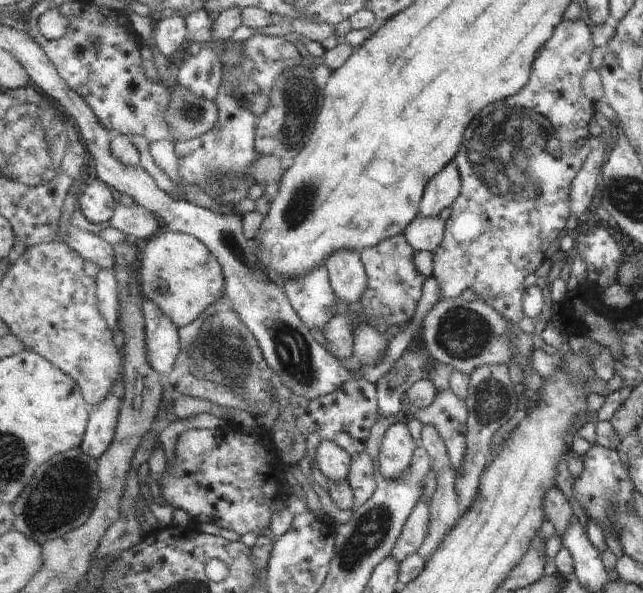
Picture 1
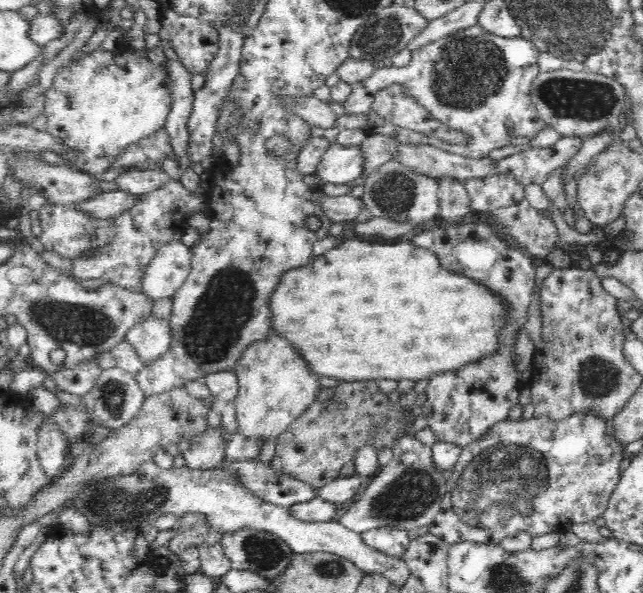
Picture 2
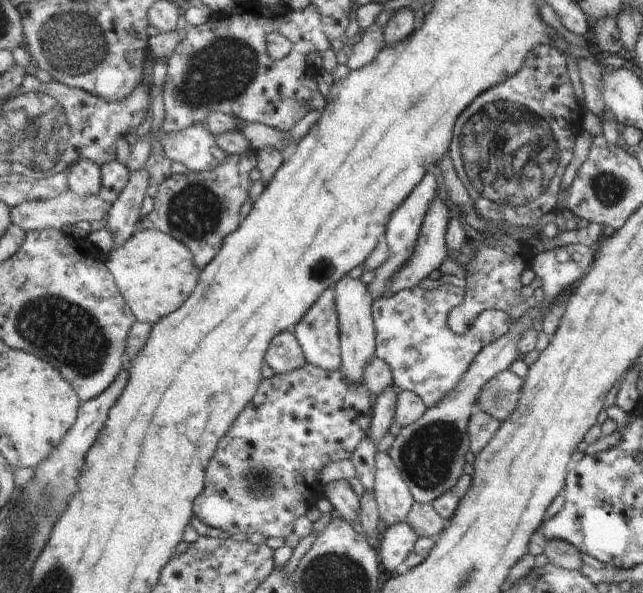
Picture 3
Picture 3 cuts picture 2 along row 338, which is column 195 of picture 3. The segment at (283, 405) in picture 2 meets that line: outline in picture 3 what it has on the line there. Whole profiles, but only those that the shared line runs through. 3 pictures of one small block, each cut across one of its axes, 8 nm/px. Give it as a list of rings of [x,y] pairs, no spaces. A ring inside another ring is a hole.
[[[140,229],[123,246],[107,254],[106,265],[116,278],[117,286],[139,321],[156,325],[163,317],[179,310],[199,284],[202,269],[194,262],[192,250],[172,234]]]

